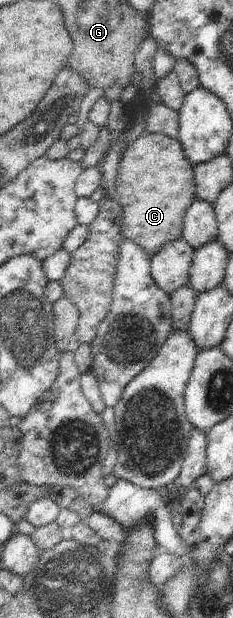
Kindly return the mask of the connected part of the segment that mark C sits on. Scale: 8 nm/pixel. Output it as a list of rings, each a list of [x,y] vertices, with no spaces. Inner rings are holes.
[[[141,133],[137,139],[133,140],[121,158],[115,178],[117,191],[113,194],[122,207],[120,233],[122,239],[131,240],[140,245],[150,259],[157,255],[166,243],[179,239],[182,236],[186,211],[197,199],[194,168],[178,138],[165,134]]]

